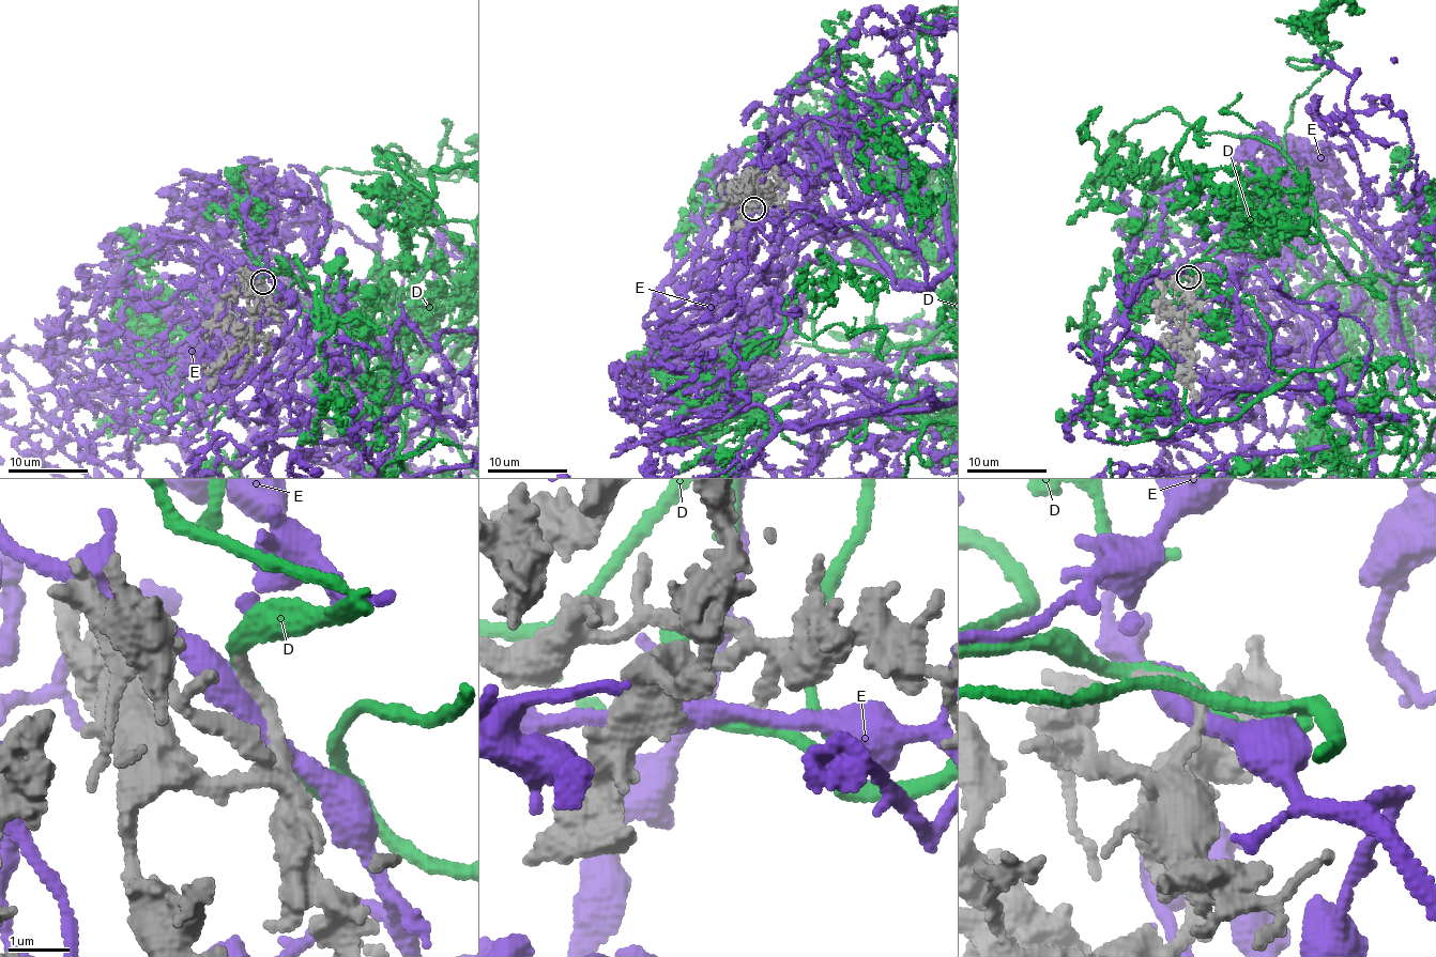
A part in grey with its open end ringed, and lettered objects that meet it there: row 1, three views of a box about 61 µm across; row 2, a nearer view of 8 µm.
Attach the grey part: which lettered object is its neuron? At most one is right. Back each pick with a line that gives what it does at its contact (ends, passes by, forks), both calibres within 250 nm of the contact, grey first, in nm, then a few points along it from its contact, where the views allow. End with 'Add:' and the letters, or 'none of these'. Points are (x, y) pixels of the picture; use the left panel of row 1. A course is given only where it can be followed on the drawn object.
D: it passes by; 260 nm thick on the grey side, 190 nm on the other
Add: D

